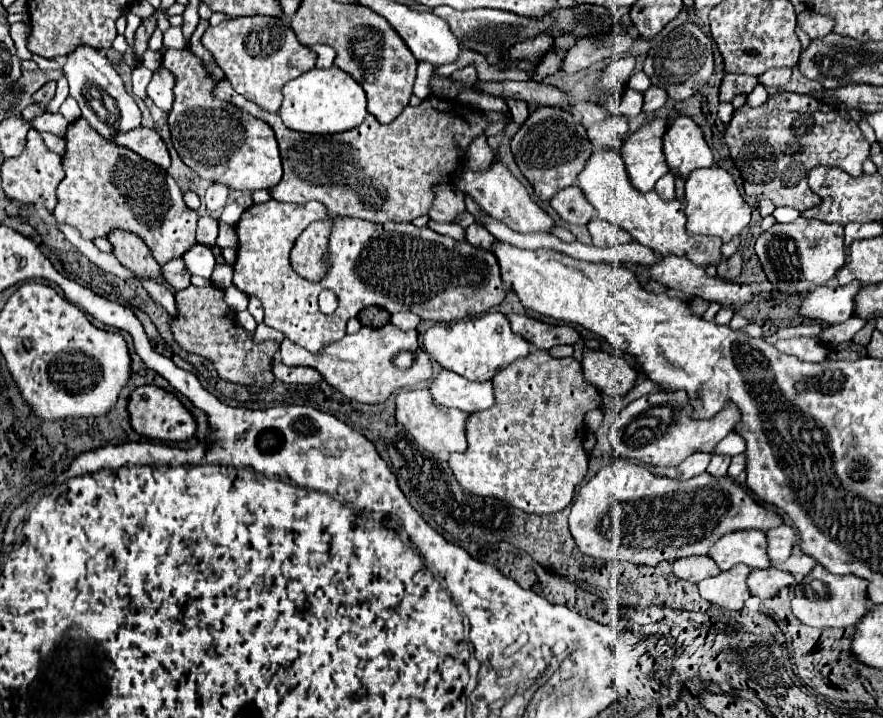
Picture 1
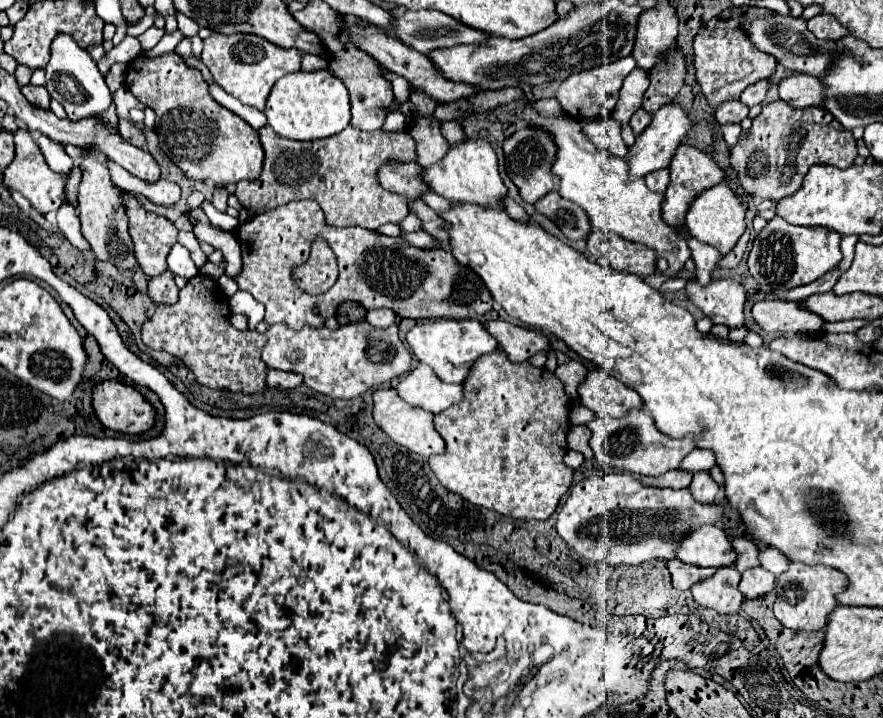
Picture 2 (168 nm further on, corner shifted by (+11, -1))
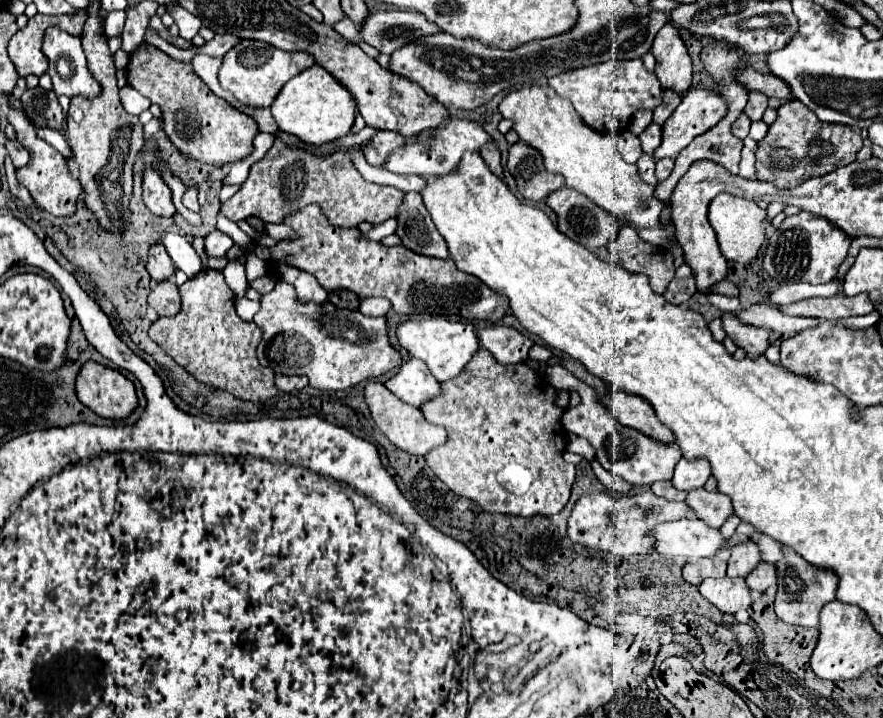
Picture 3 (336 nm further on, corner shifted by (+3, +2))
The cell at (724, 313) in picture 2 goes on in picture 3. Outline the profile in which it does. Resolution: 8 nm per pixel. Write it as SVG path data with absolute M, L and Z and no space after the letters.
M725 311L721 315L723 321L723 329L727 333L727 337L733 339L733 343L737 347L743 347L747 351L747 355L755 355L755 353L765 353L769 341L769 331L763 327L755 327L749 323L743 323L737 313L733 311Z

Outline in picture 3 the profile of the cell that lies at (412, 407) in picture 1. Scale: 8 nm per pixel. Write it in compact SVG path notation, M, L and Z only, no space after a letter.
M369 381L365 387L365 401L371 409L371 417L375 425L387 435L387 439L397 445L399 449L411 453L411 455L427 455L431 449L443 445L447 441L445 429L439 429L435 425L429 425L423 417L423 413L417 407L411 407L403 403L399 397L395 397L381 381Z

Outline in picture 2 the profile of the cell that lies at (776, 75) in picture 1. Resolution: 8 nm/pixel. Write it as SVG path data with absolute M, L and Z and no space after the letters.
M759 80L757 84L749 86L749 88L741 94L741 102L743 102L747 108L751 108L751 106L755 106L755 104L761 104L761 100L763 100L765 94L767 94L767 90L769 90L769 80Z

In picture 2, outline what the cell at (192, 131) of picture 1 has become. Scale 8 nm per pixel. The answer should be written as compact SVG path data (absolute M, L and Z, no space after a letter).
M175 52L155 58L137 56L127 64L125 86L131 94L149 106L155 114L155 132L161 150L193 180L209 180L213 184L235 184L239 180L255 180L261 174L263 148L257 130L245 120L217 104L199 70L189 68Z

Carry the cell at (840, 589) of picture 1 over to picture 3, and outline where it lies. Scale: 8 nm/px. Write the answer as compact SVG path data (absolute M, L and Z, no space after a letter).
M783 547L783 551L785 551L785 559L781 559L775 565L777 577L779 577L777 579L779 589L777 589L777 597L775 597L775 613L785 623L801 625L801 627L817 627L819 625L819 613L821 613L823 605L829 601L835 601L839 577L829 569L821 569L821 567L807 563L801 555L797 555L789 547Z

